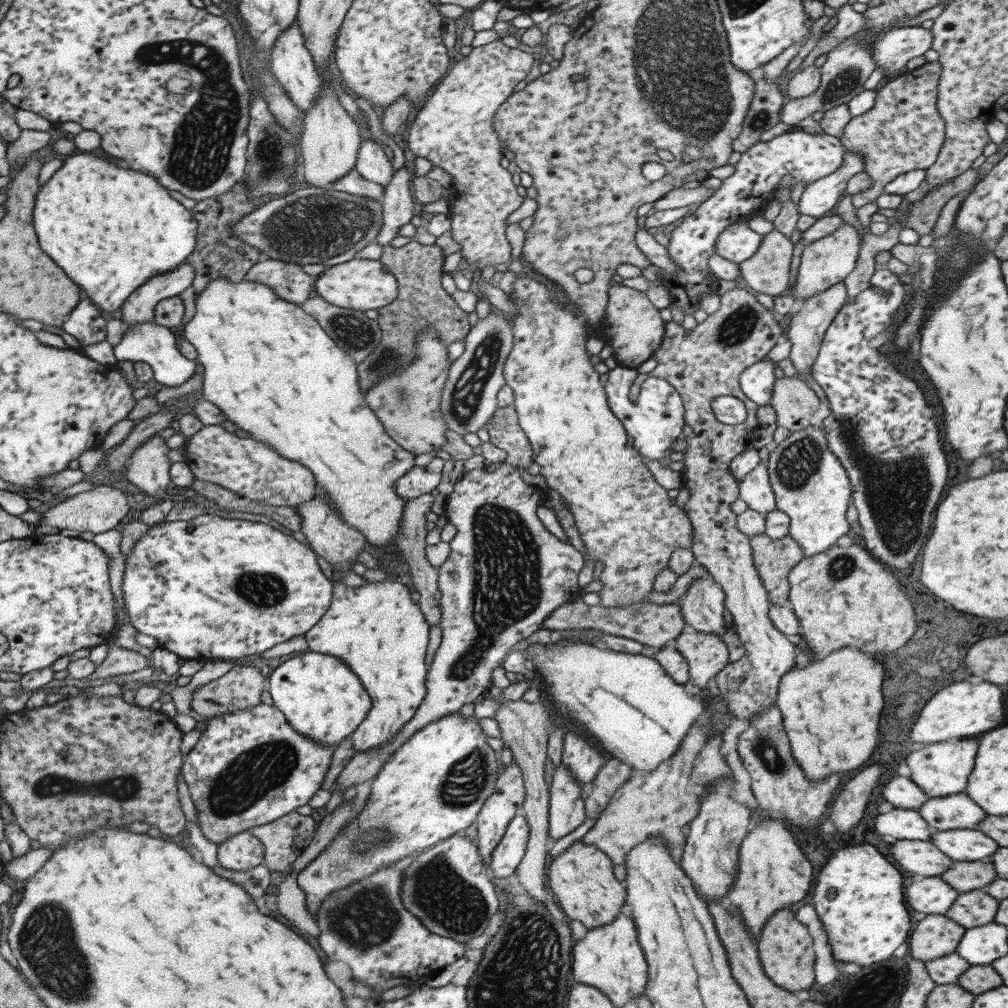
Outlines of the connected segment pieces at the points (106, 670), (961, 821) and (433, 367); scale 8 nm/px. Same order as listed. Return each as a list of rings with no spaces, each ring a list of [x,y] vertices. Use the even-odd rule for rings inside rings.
[[[109,640],[107,644],[107,655],[104,660],[93,669],[90,675],[81,678],[82,681],[91,681],[96,678],[116,676],[117,674],[129,674],[136,670],[149,667],[146,658],[133,649],[119,647],[115,641]]]
[[[965,794],[929,798],[919,808],[921,818],[937,830],[955,830],[955,828],[973,828],[985,812],[977,808]]]
[[[426,326],[417,331],[415,356],[401,372],[391,372],[391,376],[383,376],[371,390],[367,390],[364,400],[379,420],[384,432],[400,448],[414,456],[428,451],[437,451],[444,444],[444,431],[447,430],[441,419],[439,399],[445,377],[449,373],[447,346],[437,336],[432,327]]]

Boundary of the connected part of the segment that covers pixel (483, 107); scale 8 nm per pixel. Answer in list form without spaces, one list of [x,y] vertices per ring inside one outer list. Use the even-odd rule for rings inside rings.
[[[496,22],[492,29],[497,32],[497,39],[471,48],[470,52],[455,62],[449,71],[436,83],[431,95],[423,107],[415,114],[413,122],[407,130],[406,145],[414,156],[421,156],[433,166],[439,166],[451,176],[455,192],[451,194],[449,202],[449,218],[451,238],[461,245],[460,252],[467,264],[475,264],[481,270],[486,265],[511,262],[510,244],[507,242],[505,220],[519,208],[523,196],[517,194],[517,187],[511,181],[511,171],[499,164],[503,152],[499,144],[499,137],[493,129],[493,116],[499,104],[505,102],[513,87],[524,80],[533,64],[533,56],[519,49],[510,48],[501,43],[501,38],[509,34],[511,22]]]

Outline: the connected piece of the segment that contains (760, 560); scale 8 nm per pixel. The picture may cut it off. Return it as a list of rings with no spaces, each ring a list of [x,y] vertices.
[[[764,532],[753,535],[749,544],[753,565],[765,587],[767,600],[779,606],[789,606],[788,574],[804,558],[803,549],[789,535],[773,540]]]

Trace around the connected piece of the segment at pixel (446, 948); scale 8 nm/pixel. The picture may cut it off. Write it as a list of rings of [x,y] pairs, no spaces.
[[[387,864],[375,870],[373,874],[367,874],[365,878],[341,888],[333,890],[331,895],[322,902],[318,909],[315,922],[320,929],[317,942],[328,961],[345,963],[351,969],[351,978],[371,987],[371,996],[379,996],[383,990],[393,988],[399,983],[418,985],[422,981],[433,976],[443,966],[453,964],[463,957],[464,943],[439,937],[426,930],[417,919],[403,909],[399,904],[399,884],[401,884],[401,868],[405,864]]]

